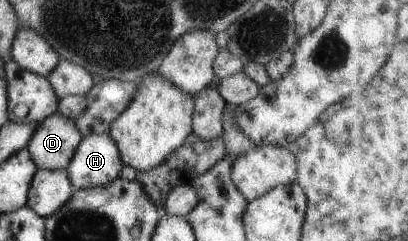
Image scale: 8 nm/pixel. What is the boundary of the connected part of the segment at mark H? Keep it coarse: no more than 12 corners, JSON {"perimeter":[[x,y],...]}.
{"perimeter":[[108,133],[86,134],[66,167],[74,189],[122,169]]}

